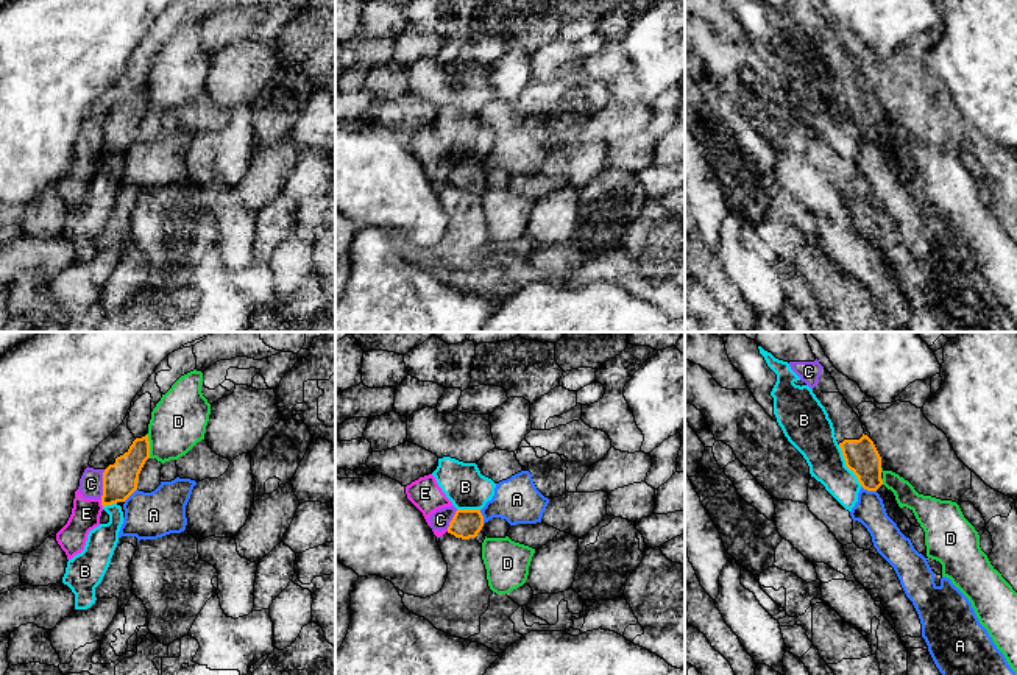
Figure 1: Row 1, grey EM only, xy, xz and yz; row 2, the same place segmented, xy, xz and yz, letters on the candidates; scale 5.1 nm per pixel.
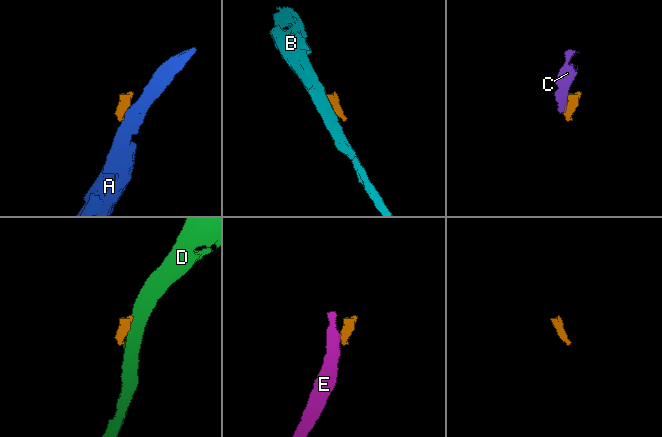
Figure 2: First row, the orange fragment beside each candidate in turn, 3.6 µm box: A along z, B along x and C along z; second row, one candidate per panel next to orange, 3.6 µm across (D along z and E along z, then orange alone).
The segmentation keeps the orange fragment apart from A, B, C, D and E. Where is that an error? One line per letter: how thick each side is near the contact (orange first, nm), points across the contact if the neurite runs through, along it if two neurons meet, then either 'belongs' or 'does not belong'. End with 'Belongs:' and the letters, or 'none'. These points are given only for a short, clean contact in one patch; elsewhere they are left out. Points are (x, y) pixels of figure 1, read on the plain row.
A: 170 nm thick on the orange side, 160 nm on the other; border along yz (861, 136), (875, 142); does not belong
B: 170 nm thick on the orange side, 240 nm on the other; border along yz (838, 95), (844, 116), (861, 136); does not belong
C: 180 nm thick on the orange side, 130 nm on the other; border along xy (105, 120), (103, 145), (100, 148); does not belong
D: 180 nm thick on the orange side, 280 nm on the other; border along xy (147, 84), (150, 108); does not belong
E: 180 nm thick on the orange side, 150 nm on the other; border along xy (100, 150), (103, 156); does not belong
Belongs: none

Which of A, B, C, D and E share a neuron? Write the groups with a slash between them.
A / B / C E / D

